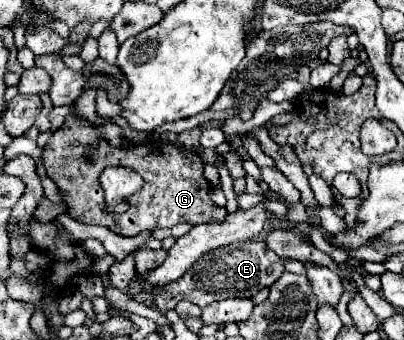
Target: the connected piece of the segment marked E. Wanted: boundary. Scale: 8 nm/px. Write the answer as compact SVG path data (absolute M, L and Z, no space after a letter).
M247 240L241 244L207 252L207 256L203 256L203 260L197 266L193 266L181 280L171 282L161 290L157 290L153 304L161 310L171 310L183 298L191 300L197 306L205 306L213 300L223 300L223 298L251 298L261 288L267 288L273 282L277 282L281 274L283 274L283 260L273 250L269 250L263 240Z

